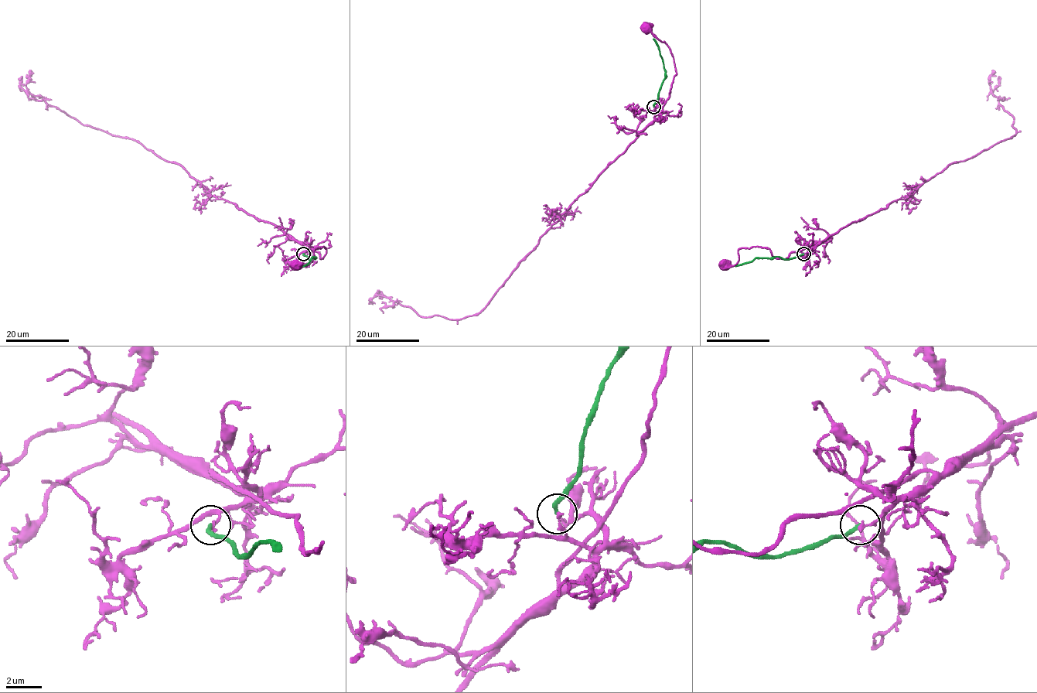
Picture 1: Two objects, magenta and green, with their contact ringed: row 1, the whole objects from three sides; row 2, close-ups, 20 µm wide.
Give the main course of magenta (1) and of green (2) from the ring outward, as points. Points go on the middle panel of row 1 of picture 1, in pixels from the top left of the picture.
1: (653, 107), (659, 116), (564, 213), (479, 312), (457, 319), (421, 317), (408, 306), (376, 293), (382, 298)
2: (653, 107), (664, 79), (665, 68), (656, 42), (653, 39)

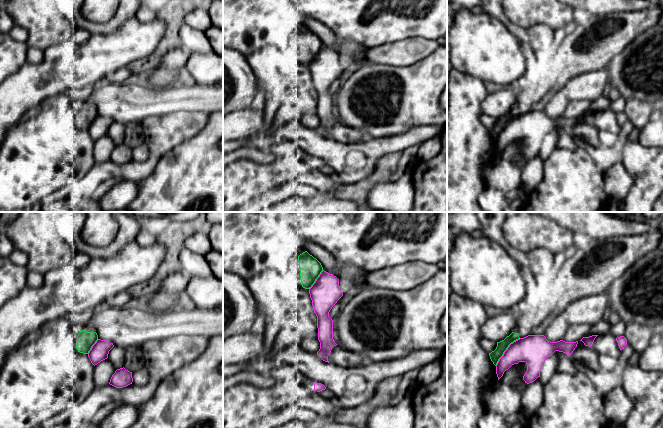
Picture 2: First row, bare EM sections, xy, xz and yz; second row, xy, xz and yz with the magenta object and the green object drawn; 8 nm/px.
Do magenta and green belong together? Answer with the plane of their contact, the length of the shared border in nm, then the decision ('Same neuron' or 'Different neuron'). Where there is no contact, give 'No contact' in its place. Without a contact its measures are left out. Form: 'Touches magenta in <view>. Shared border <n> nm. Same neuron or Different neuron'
Touches magenta in yz. Shared border 300 nm. Different neuron

